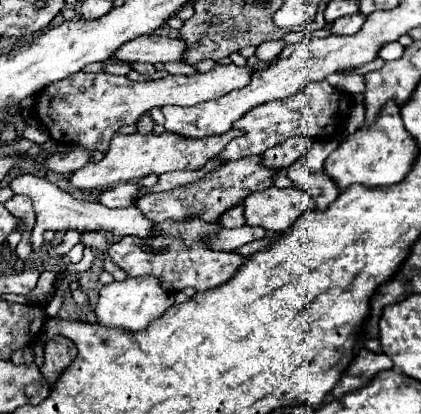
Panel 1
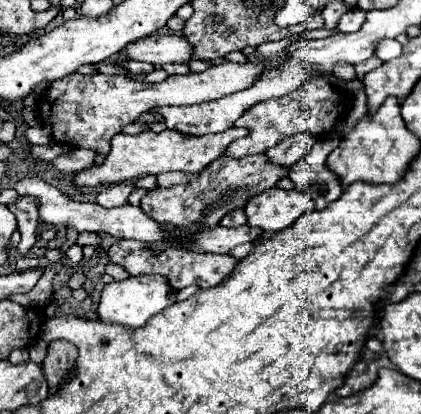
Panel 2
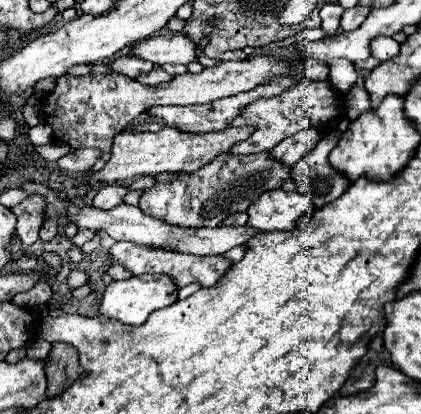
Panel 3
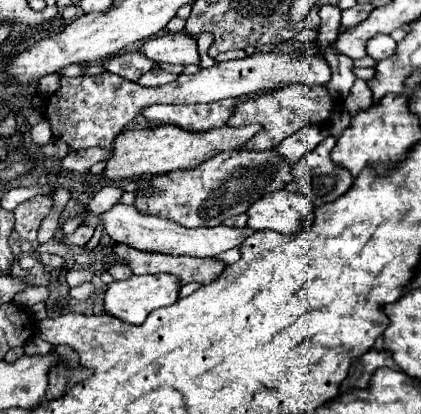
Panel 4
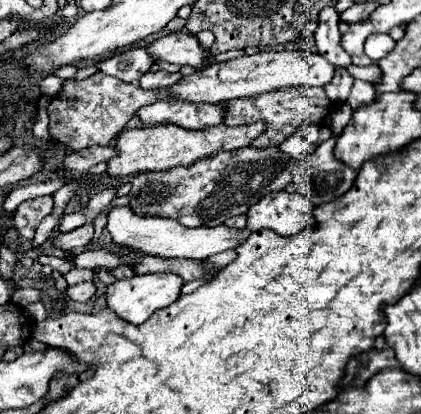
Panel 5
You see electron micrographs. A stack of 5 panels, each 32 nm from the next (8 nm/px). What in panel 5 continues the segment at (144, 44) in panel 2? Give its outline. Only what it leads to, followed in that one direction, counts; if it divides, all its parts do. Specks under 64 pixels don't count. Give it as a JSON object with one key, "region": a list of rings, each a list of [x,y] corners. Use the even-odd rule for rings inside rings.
{"region":[[[172,32],[166,34],[150,44],[146,44],[146,52],[154,58],[154,60],[166,60],[170,64],[180,64],[180,66],[196,66],[202,68],[204,58],[210,56],[208,52],[204,52],[198,46],[196,36],[188,34],[188,32]]]}

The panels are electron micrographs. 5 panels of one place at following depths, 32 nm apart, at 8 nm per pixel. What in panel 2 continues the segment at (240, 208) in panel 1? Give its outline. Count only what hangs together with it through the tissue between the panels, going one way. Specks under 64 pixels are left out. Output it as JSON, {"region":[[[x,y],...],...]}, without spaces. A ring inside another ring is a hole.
{"region":[[[234,210],[234,212],[228,212],[228,214],[220,220],[220,224],[226,228],[234,228],[242,226],[242,224],[246,224],[246,215],[244,210]]]}

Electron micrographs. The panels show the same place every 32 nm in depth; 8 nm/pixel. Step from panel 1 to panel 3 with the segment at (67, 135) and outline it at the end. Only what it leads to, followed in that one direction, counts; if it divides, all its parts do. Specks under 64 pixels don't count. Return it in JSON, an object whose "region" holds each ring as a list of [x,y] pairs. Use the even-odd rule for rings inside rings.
{"region":[[[254,56],[242,62],[220,62],[212,68],[204,68],[200,74],[174,76],[170,82],[158,86],[140,84],[124,74],[68,74],[56,80],[54,90],[48,94],[44,114],[58,142],[68,144],[70,148],[98,148],[102,154],[108,154],[112,138],[152,106],[188,106],[234,96],[248,88],[256,88],[256,84],[262,84],[272,76],[288,74],[290,64],[292,60],[280,60],[276,56]]]}

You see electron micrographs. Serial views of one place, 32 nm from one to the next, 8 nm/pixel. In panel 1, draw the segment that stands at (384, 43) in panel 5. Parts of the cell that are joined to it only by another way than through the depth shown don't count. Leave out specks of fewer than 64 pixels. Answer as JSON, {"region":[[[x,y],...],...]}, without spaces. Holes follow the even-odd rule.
{"region":[[[400,42],[384,44],[384,48],[380,50],[380,58],[382,60],[394,60],[394,58],[400,58],[402,54],[404,54],[404,48],[400,46]]]}

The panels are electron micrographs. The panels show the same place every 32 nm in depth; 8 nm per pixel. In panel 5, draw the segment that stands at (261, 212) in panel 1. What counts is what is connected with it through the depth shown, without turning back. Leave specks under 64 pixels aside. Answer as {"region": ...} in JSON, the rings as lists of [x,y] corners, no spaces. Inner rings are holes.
{"region":[[[286,190],[270,192],[262,196],[250,210],[248,216],[248,230],[274,230],[284,236],[298,234],[304,228],[314,226],[314,208],[310,200],[302,194],[290,194]]]}

